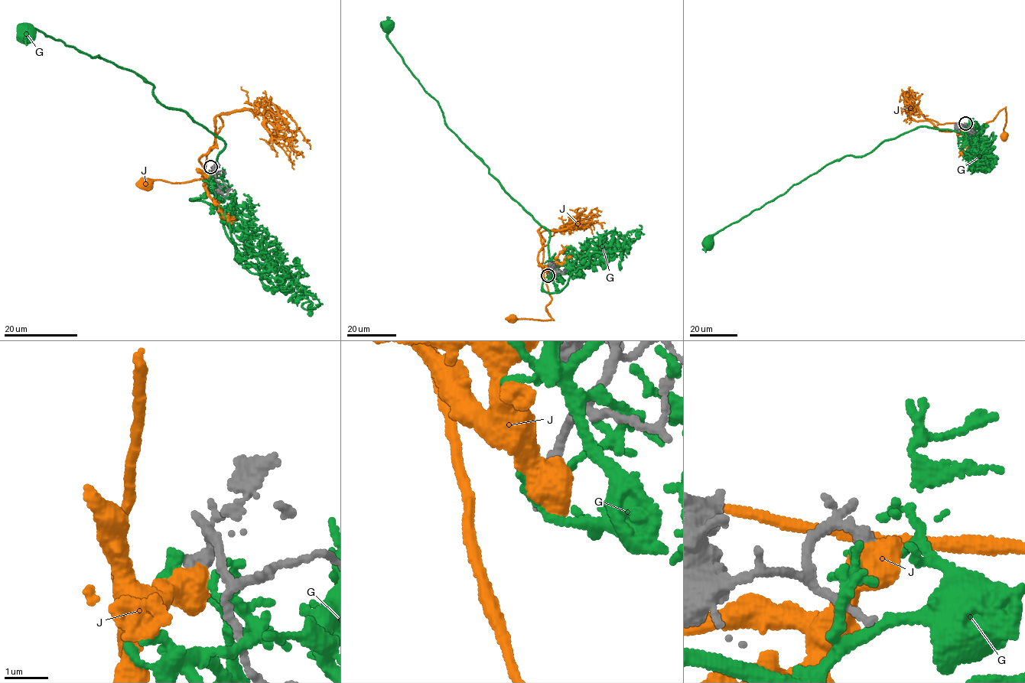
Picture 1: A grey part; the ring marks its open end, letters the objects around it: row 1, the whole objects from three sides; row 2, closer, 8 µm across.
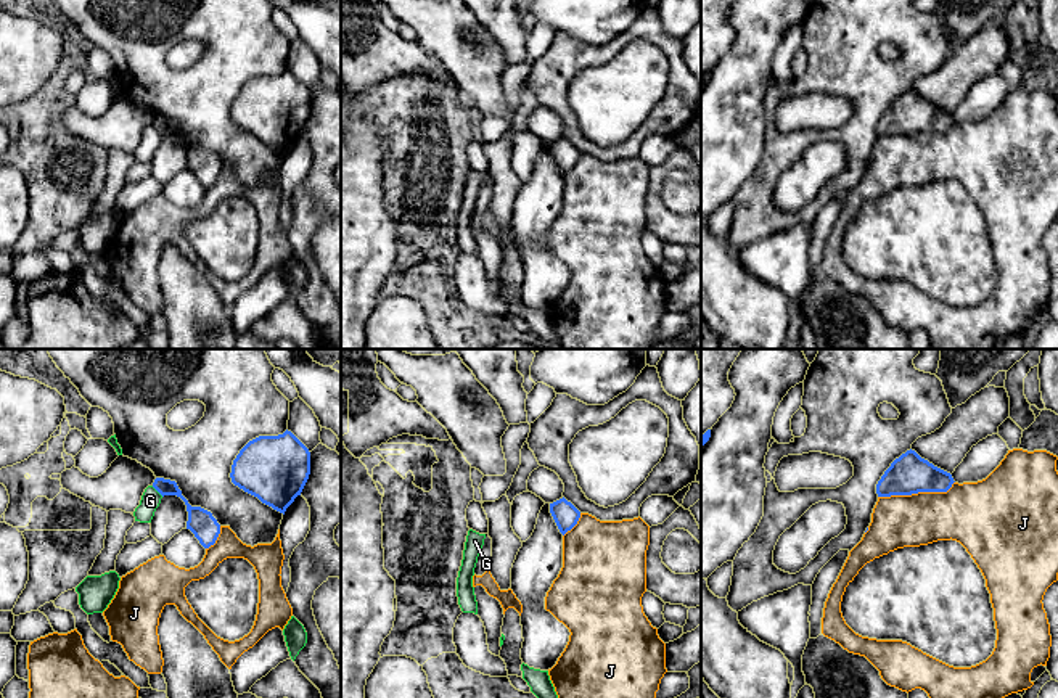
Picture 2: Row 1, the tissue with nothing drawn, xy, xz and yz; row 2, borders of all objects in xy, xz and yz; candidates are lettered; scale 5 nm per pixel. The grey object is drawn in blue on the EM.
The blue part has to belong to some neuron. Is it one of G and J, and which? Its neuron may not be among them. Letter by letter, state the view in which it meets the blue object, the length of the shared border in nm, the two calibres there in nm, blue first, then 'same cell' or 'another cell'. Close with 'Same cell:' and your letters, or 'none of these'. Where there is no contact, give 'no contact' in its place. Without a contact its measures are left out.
G: contact in xy; length 80 nm; calibres 110 and 100 nm; another cell
J: contact in yz; length 400 nm; calibres 200 and 280 nm; another cell
Same cell: none of these

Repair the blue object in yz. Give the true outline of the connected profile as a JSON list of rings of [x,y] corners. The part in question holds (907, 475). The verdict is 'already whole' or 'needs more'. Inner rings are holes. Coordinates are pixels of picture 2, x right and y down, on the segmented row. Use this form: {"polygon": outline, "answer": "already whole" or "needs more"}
{"polygon": [[[907,450],[896,458],[876,484],[878,497],[912,495],[918,492],[947,492],[953,478],[950,473]]], "answer": "already whole"}

